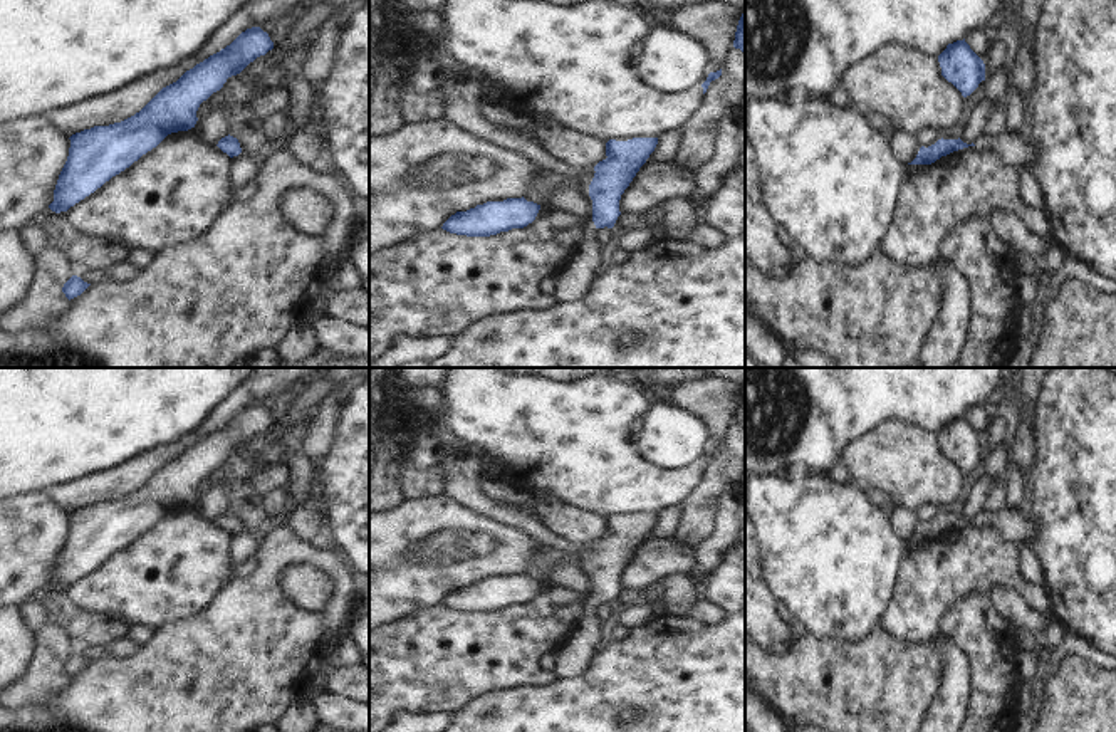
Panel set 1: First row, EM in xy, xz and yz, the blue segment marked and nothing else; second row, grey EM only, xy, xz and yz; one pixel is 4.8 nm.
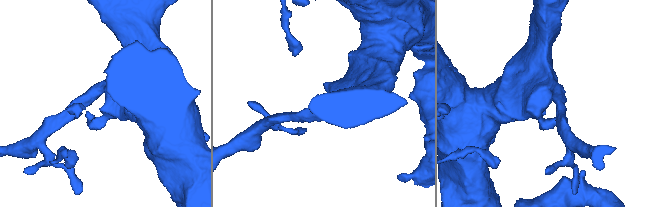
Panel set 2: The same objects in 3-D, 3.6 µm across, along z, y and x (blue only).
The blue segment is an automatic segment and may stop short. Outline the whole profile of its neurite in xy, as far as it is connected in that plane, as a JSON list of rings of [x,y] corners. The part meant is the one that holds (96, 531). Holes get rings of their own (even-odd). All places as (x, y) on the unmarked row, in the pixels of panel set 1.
[[[260,403],[247,405],[230,421],[163,463],[134,492],[72,510],[49,584],[55,589],[67,588],[156,524],[168,510],[195,504],[200,480],[220,467],[228,453],[240,450],[272,425],[274,418],[267,408]]]

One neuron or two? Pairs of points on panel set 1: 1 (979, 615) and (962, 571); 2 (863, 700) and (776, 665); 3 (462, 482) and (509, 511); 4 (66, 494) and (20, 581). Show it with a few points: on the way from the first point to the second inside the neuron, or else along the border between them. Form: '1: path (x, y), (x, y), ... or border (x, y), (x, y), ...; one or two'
1: border (989, 593), (962, 595), (942, 620); two
2: path (841, 692), (818, 682), (797, 680); one
3: path (472, 494), (487, 509), (497, 511); one
4: border (42, 491), (67, 514); two

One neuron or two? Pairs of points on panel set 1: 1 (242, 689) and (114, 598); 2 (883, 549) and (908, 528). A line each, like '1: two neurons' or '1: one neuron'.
1: two neurons
2: two neurons

